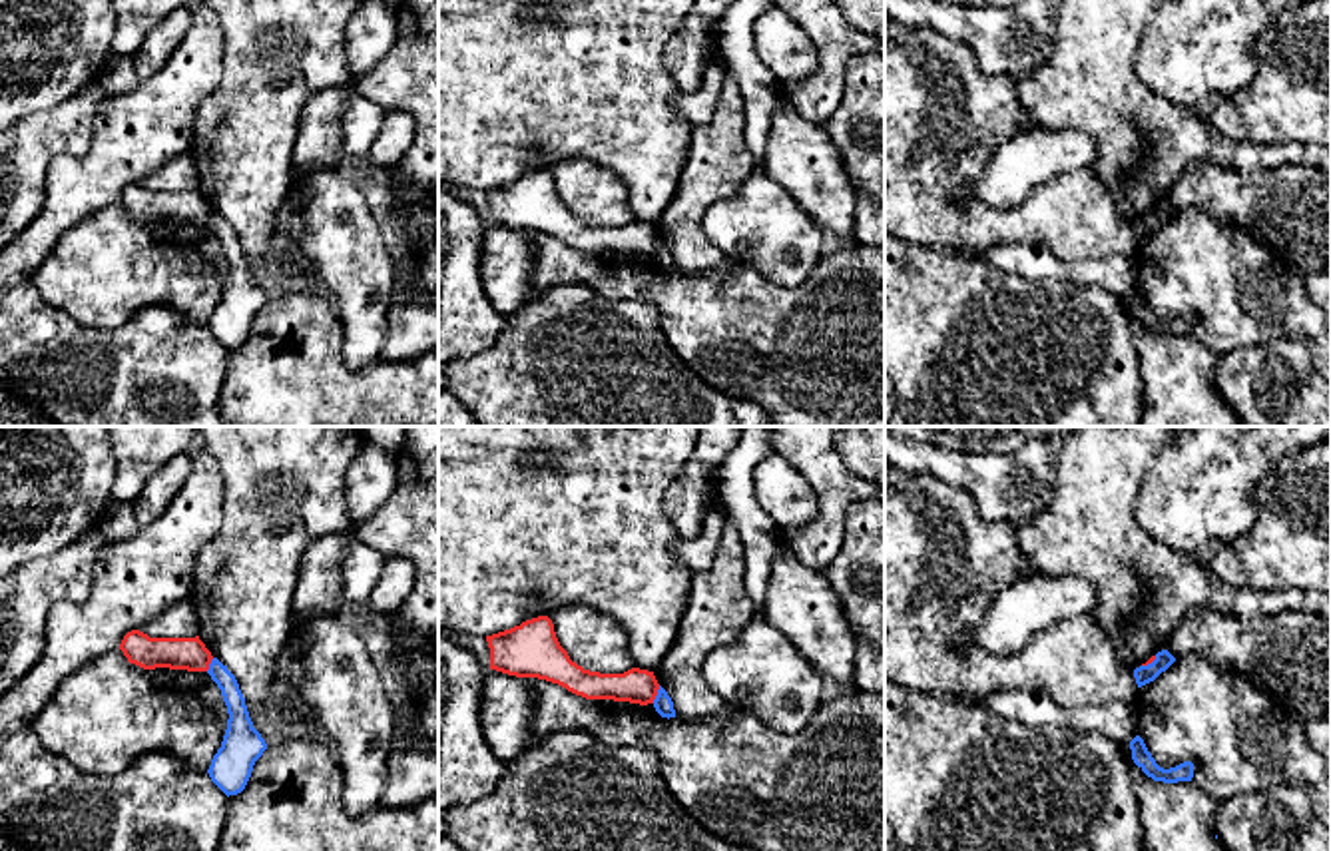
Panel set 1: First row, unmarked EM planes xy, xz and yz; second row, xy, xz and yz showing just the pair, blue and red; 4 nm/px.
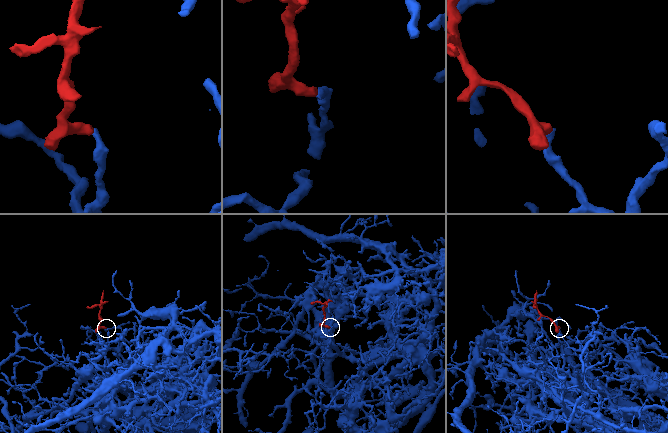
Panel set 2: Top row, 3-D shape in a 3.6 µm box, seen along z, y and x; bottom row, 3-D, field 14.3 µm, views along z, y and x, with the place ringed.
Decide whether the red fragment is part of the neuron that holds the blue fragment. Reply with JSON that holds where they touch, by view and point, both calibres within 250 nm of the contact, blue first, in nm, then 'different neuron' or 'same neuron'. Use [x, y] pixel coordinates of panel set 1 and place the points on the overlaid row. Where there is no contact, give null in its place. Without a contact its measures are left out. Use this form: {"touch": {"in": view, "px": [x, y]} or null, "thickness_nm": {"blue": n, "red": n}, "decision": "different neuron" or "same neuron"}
{"touch": {"in": "xz", "px": [658, 694]}, "thickness_nm": {"blue": 80, "red": 140}, "decision": "same neuron"}

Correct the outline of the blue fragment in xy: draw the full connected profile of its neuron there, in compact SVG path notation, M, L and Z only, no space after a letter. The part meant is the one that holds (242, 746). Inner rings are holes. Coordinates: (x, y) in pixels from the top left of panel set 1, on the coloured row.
M139 630L124 636L120 650L130 664L143 670L169 668L207 672L221 690L227 706L227 729L221 747L207 769L211 781L229 797L245 789L255 761L267 749L265 739L253 727L245 698L235 676L223 666L205 644L195 638L149 638Z

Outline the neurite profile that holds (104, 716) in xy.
M112 650L70 674L30 723L46 751L90 775L114 775L149 751L165 751L207 771L227 729L227 706L207 672L130 664Z

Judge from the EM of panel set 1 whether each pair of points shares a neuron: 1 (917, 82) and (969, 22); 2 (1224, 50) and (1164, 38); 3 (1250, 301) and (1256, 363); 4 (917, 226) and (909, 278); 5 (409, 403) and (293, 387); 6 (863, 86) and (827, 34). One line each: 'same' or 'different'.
1: different
2: same
3: different
4: different
5: same
6: different

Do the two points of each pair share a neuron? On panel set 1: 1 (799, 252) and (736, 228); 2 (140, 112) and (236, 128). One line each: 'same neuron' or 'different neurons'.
1: same neuron
2: different neurons

